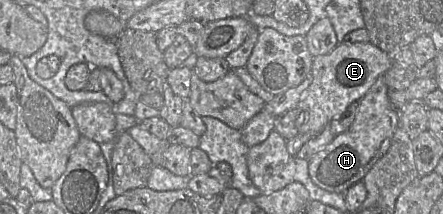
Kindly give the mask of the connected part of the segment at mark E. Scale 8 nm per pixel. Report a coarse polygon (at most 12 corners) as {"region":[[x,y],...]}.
{"region":[[369,42],[314,57],[298,134],[358,102],[393,58]]}

